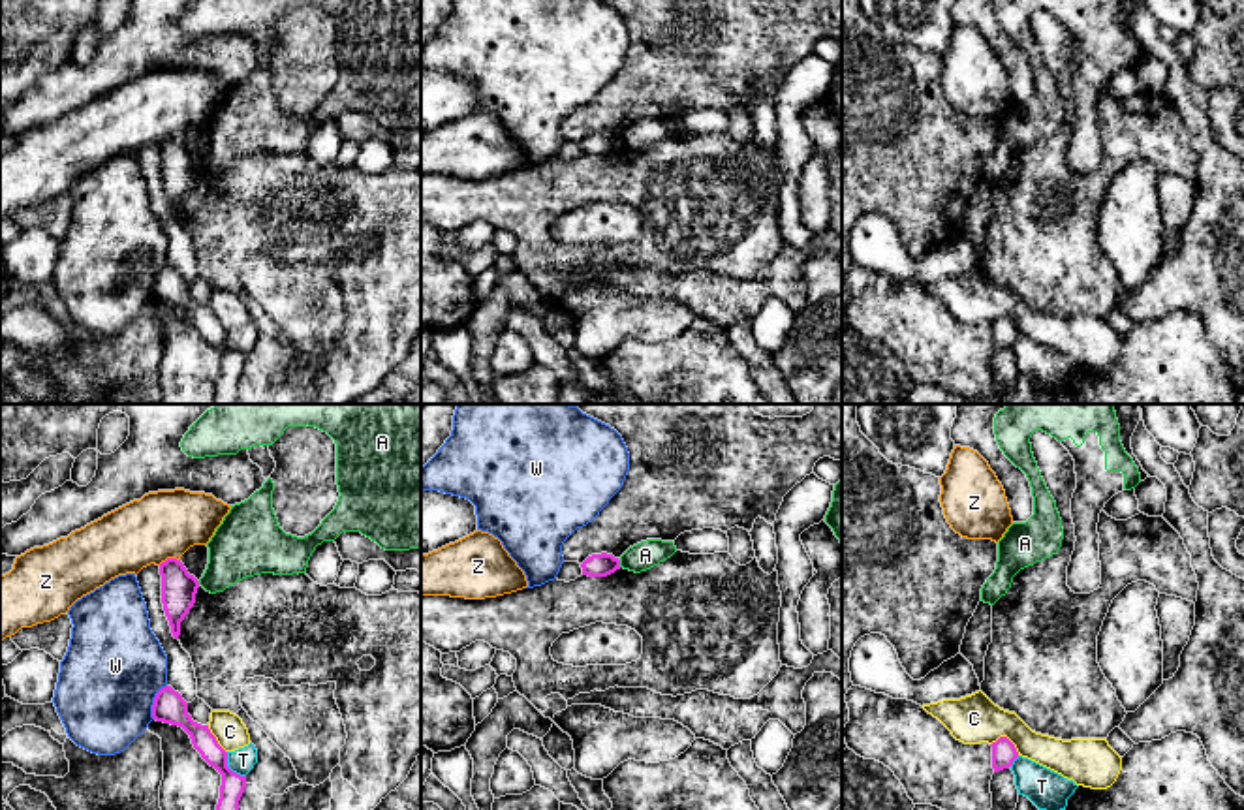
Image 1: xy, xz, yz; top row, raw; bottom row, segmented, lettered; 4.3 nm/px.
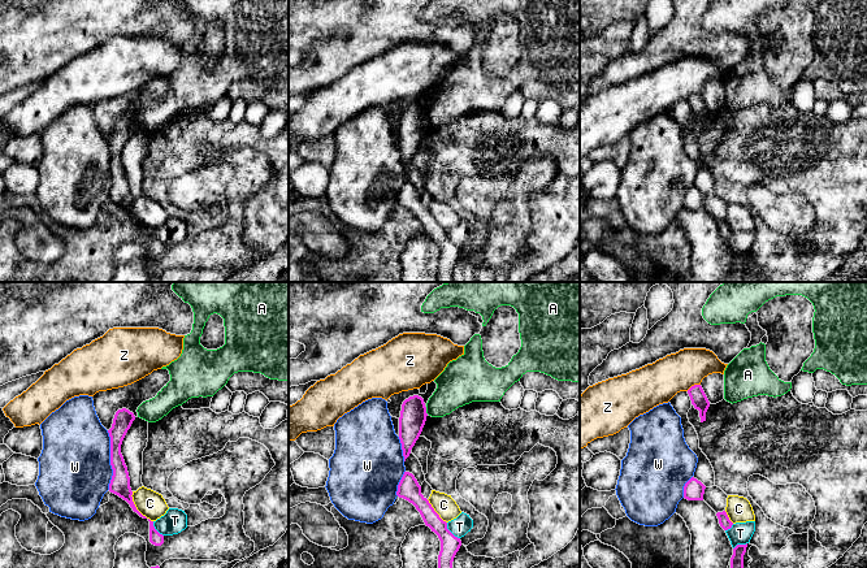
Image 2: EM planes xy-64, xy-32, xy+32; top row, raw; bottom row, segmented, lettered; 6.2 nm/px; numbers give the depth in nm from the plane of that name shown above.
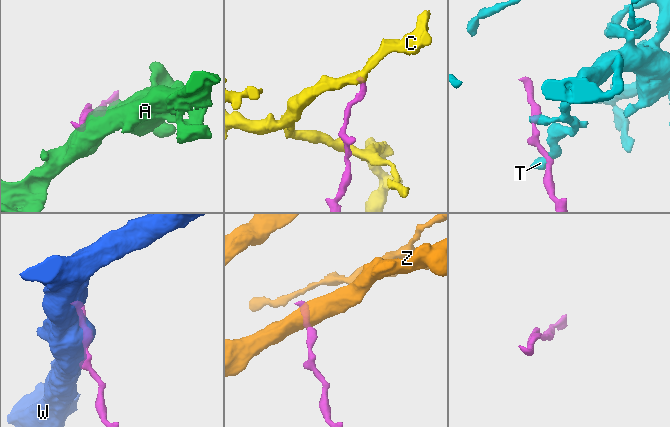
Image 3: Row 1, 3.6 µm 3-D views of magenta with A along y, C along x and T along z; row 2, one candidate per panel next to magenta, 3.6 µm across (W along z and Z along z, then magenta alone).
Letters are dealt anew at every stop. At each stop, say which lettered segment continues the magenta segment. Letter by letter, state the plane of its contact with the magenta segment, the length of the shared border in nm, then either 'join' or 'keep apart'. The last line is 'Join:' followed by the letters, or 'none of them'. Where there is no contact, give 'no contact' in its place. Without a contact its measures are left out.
A: meets magenta in xz; contact 30 nm long; keep apart
C: meets magenta in yz; contact 140 nm long; keep apart
T: meets magenta in xy; contact 140 nm long; keep apart
W: meets magenta in xy; contact 160 nm long; keep apart
Z: meets magenta in xy; contact 100 nm long; keep apart
Join: none of them

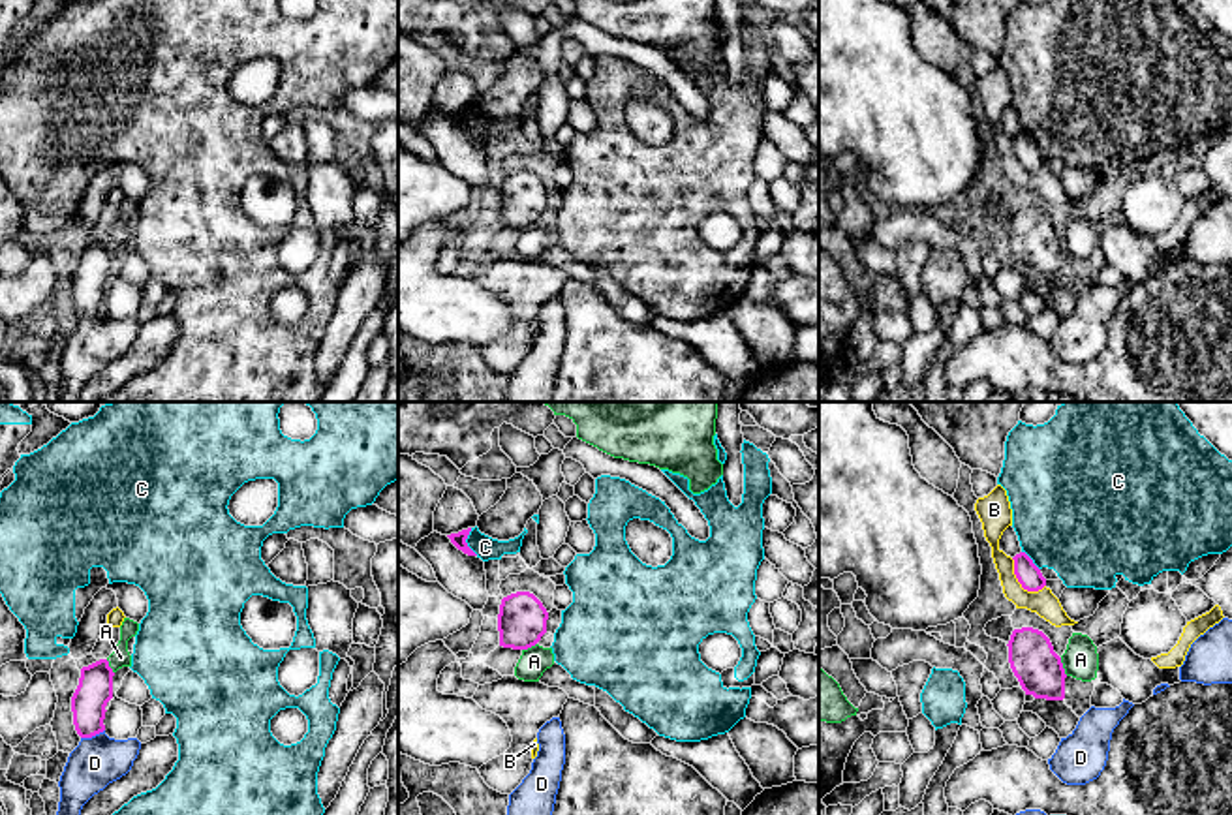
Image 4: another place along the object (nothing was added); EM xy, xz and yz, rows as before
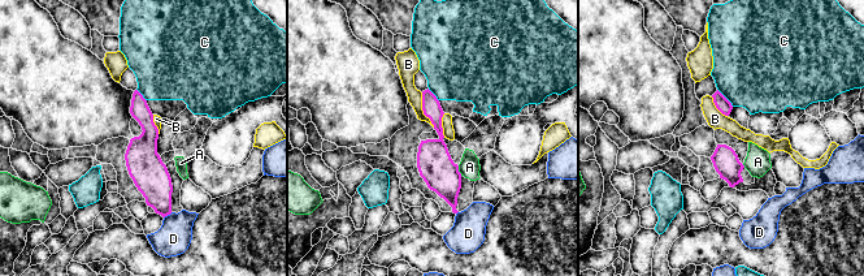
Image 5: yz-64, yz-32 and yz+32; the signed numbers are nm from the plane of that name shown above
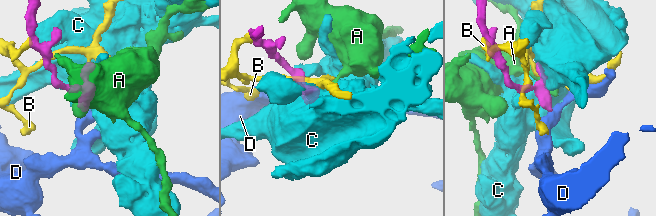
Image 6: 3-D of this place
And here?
A: meets magenta in yz; contact 90 nm long; keep apart
B: meets magenta in yz; contact 200 nm long; keep apart
C: meets magenta in xz; contact 120 nm long; keep apart
D: meets magenta in xy; contact 110 nm long; join
Join: D

